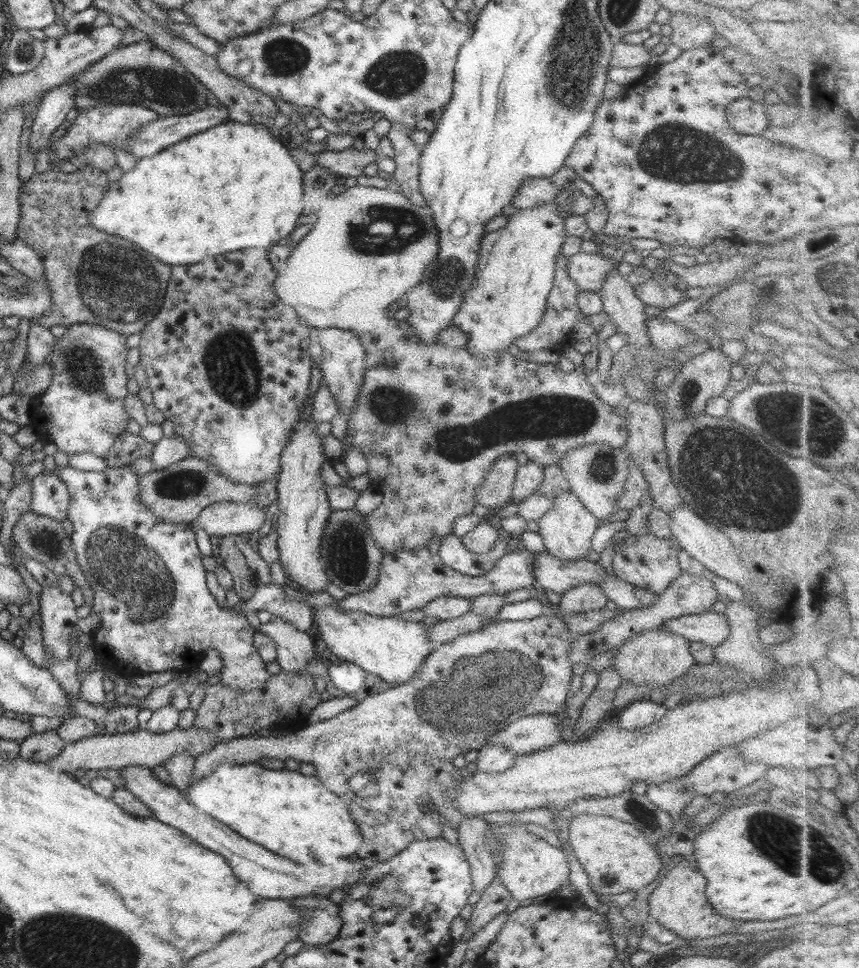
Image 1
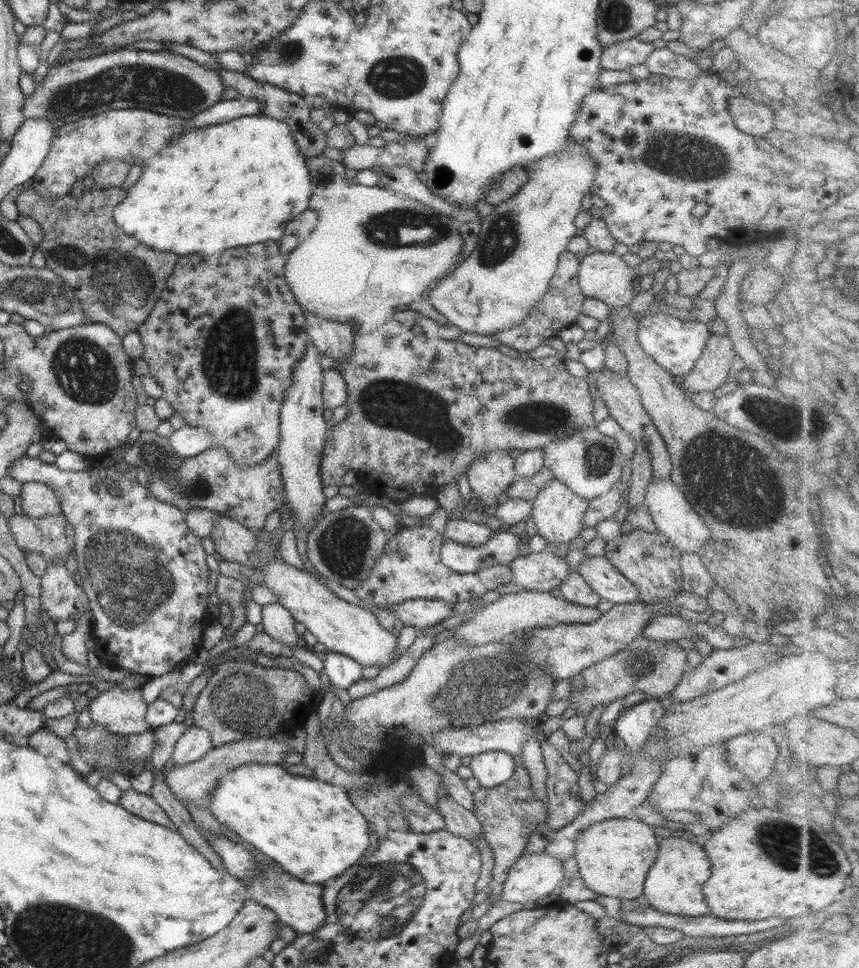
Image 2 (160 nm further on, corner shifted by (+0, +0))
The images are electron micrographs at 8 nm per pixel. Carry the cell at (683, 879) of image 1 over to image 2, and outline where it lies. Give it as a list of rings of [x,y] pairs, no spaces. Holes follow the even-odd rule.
[[[664,837],[659,842],[658,858],[644,882],[643,899],[650,907],[663,912],[662,914],[688,918],[708,916],[710,910],[706,905],[702,886],[708,878],[710,860],[701,845],[681,837]]]

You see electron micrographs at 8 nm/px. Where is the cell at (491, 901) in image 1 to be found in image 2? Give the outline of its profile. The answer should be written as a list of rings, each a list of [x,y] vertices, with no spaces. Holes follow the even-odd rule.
[[[523,764],[516,765],[512,778],[504,784],[494,788],[478,787],[473,792],[473,801],[472,811],[482,825],[485,840],[494,856],[492,881],[486,889],[488,899],[494,904],[502,900],[500,896],[508,872],[525,853],[530,835],[541,822],[547,820],[547,807],[534,793],[529,770]]]

